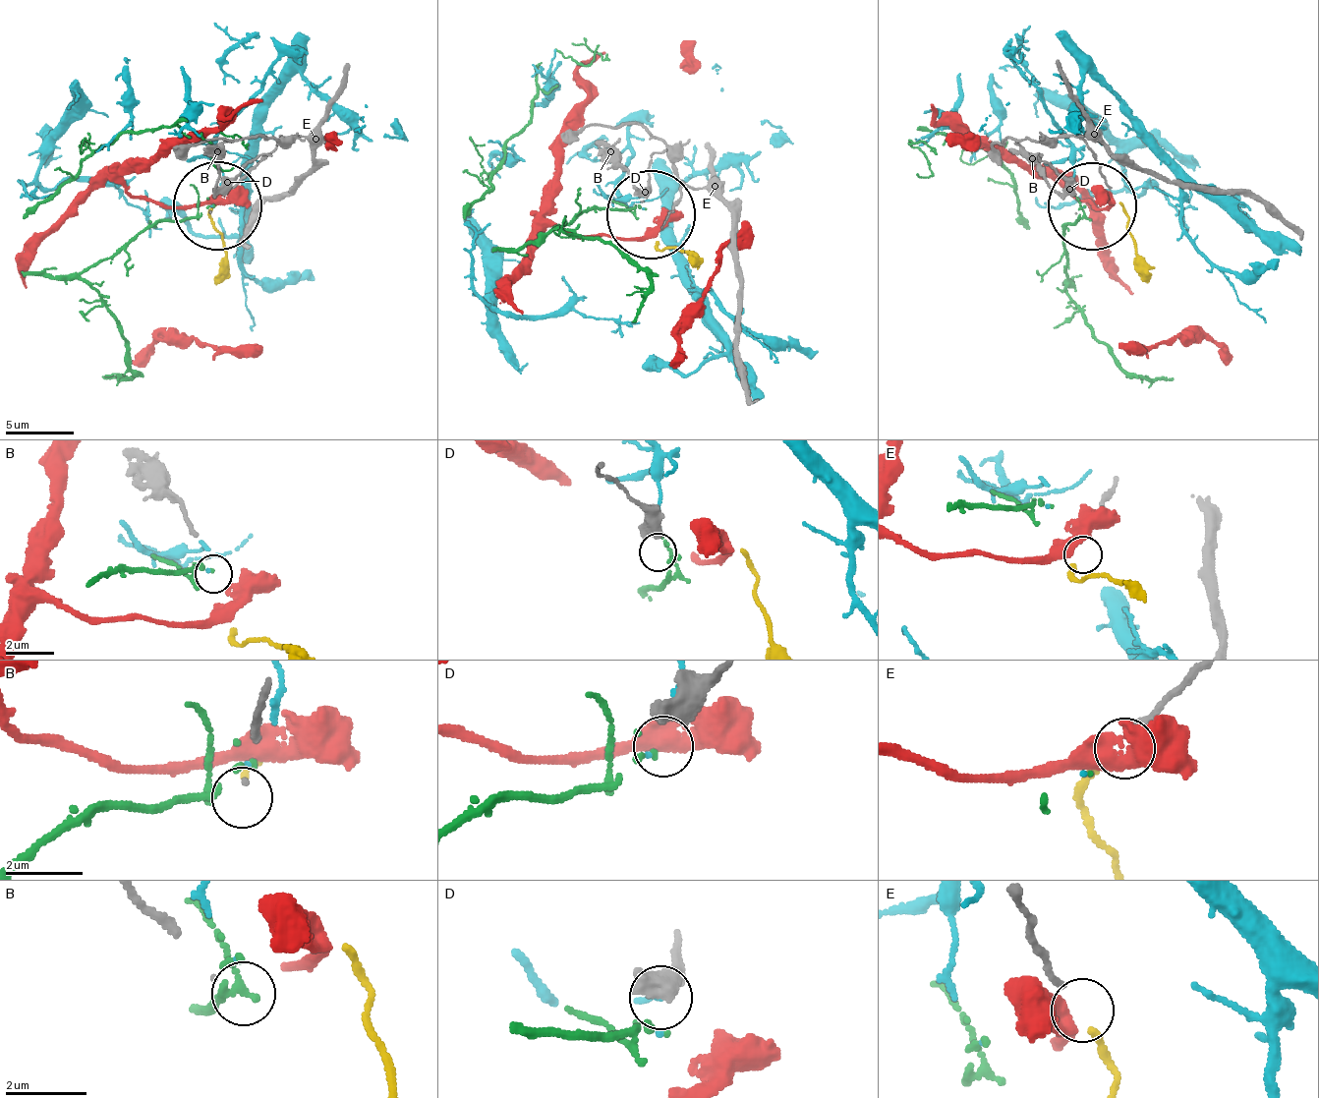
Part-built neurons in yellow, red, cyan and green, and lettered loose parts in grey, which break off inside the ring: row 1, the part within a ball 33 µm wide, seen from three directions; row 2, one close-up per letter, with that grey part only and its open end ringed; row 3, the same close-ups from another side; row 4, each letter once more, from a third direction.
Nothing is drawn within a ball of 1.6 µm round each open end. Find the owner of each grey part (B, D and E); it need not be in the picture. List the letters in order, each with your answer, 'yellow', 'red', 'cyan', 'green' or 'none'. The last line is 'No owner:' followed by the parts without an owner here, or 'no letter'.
B: none
D: green
E: yellow
No owner: B

